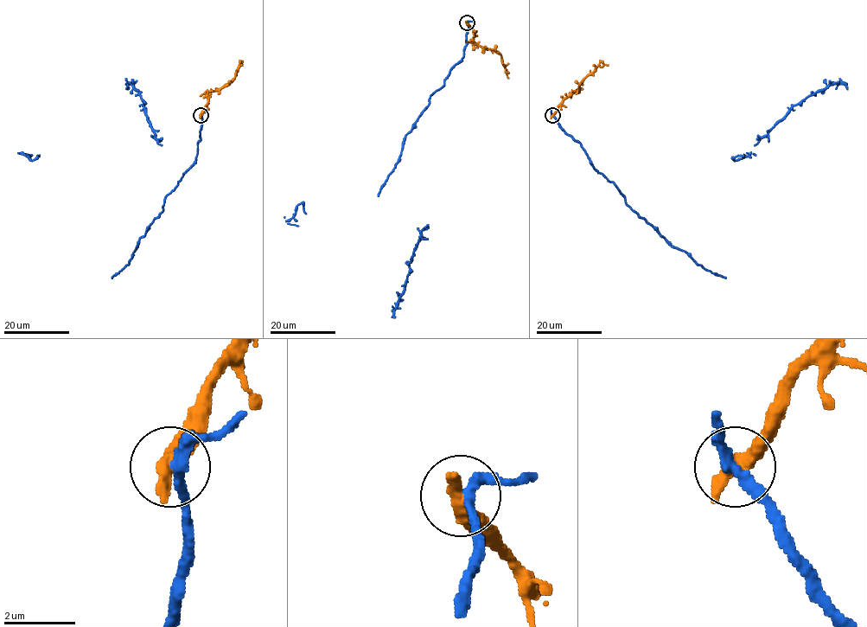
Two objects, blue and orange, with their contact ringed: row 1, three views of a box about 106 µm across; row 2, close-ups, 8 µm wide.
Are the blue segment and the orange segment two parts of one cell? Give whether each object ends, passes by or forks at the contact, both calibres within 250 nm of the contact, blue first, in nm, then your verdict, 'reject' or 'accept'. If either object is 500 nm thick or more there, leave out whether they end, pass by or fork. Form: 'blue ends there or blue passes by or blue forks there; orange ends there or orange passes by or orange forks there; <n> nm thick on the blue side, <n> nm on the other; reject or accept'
280 nm thick on the blue side, 550 nm on the other; reject

